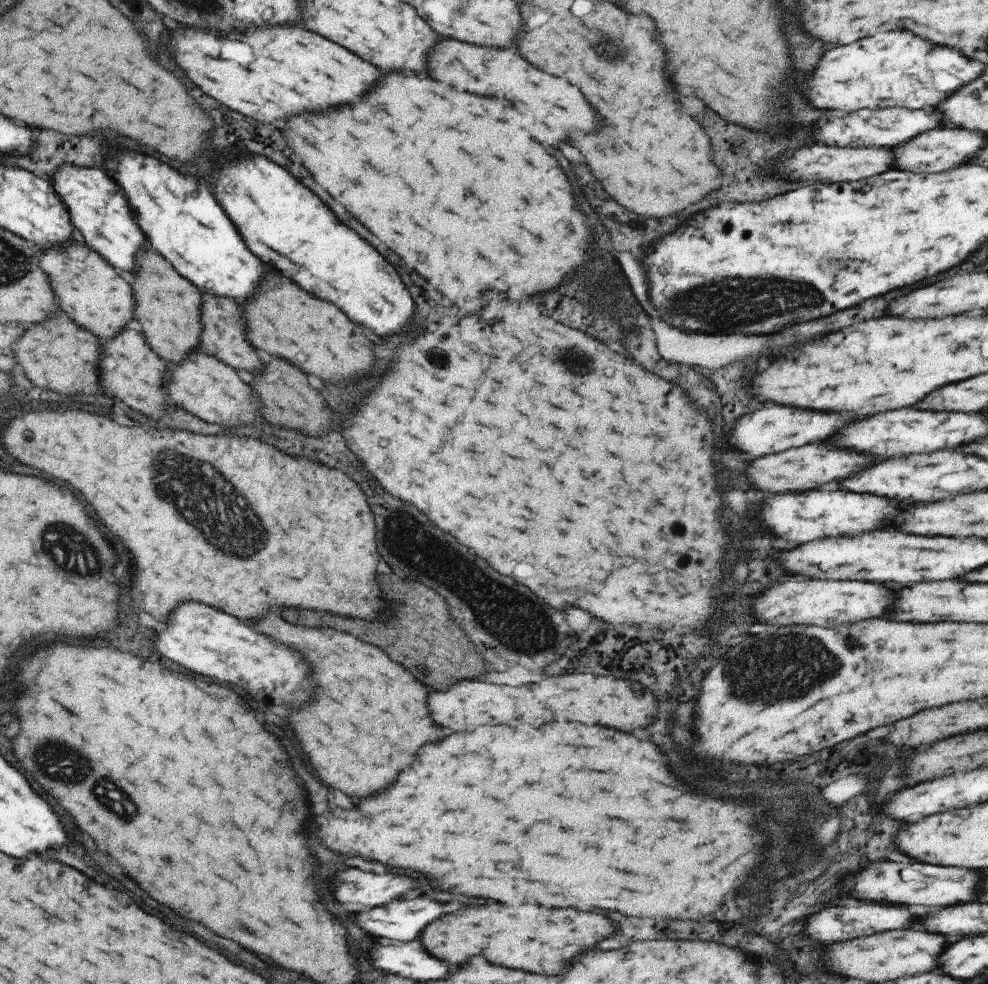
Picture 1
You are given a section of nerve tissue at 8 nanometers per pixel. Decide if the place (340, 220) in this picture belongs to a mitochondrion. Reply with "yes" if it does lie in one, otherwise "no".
no

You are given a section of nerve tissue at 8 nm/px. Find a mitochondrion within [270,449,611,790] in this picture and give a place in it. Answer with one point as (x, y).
(522, 630)

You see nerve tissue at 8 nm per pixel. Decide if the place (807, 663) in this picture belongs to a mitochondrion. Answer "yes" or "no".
yes

